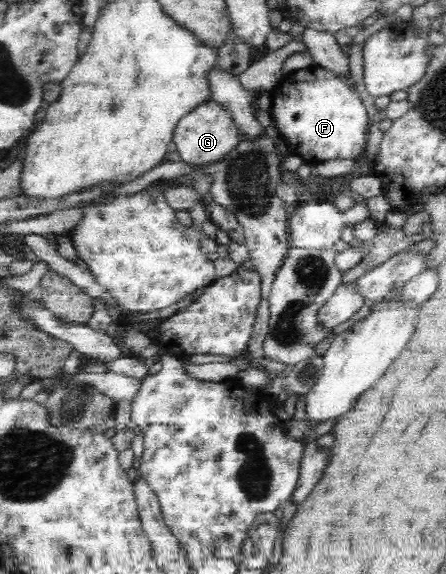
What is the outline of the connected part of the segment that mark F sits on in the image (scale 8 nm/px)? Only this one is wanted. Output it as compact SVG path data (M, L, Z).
M312 63L291 74L283 75L281 81L269 92L271 119L279 137L287 143L288 153L298 155L307 163L330 159L361 159L366 152L369 120L367 110L359 94L349 81L337 77L332 71Z

